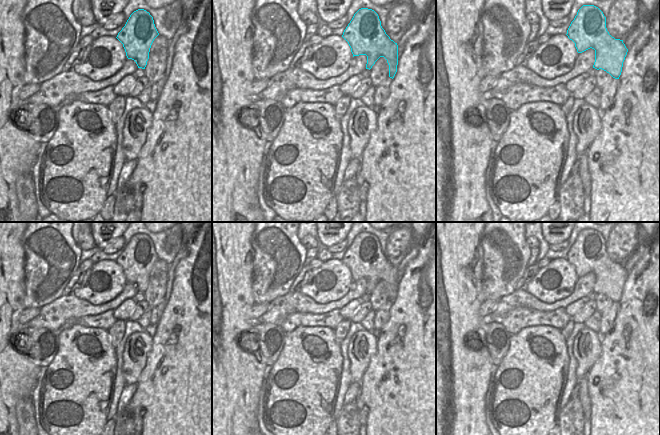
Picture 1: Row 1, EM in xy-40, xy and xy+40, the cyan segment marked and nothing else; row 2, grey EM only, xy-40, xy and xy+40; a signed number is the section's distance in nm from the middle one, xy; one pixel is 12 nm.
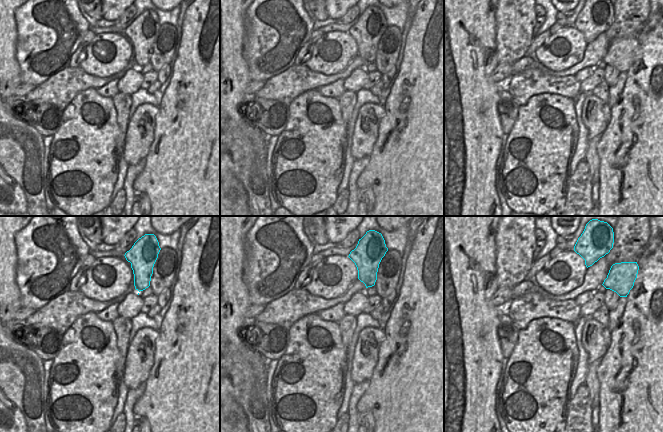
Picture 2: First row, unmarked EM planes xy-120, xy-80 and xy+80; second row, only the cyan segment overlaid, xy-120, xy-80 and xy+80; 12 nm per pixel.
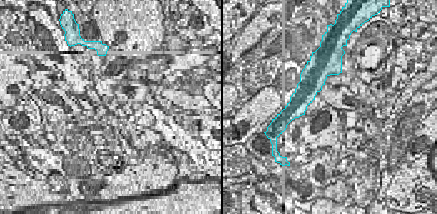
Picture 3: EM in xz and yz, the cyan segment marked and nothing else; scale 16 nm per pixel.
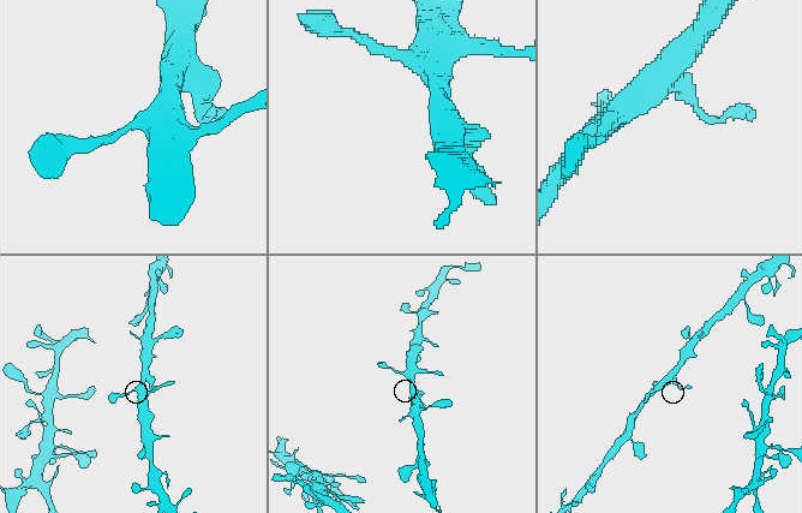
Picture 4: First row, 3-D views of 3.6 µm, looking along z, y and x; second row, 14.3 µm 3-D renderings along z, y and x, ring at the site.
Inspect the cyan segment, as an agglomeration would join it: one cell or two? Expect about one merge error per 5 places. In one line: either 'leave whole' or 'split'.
leave whole

